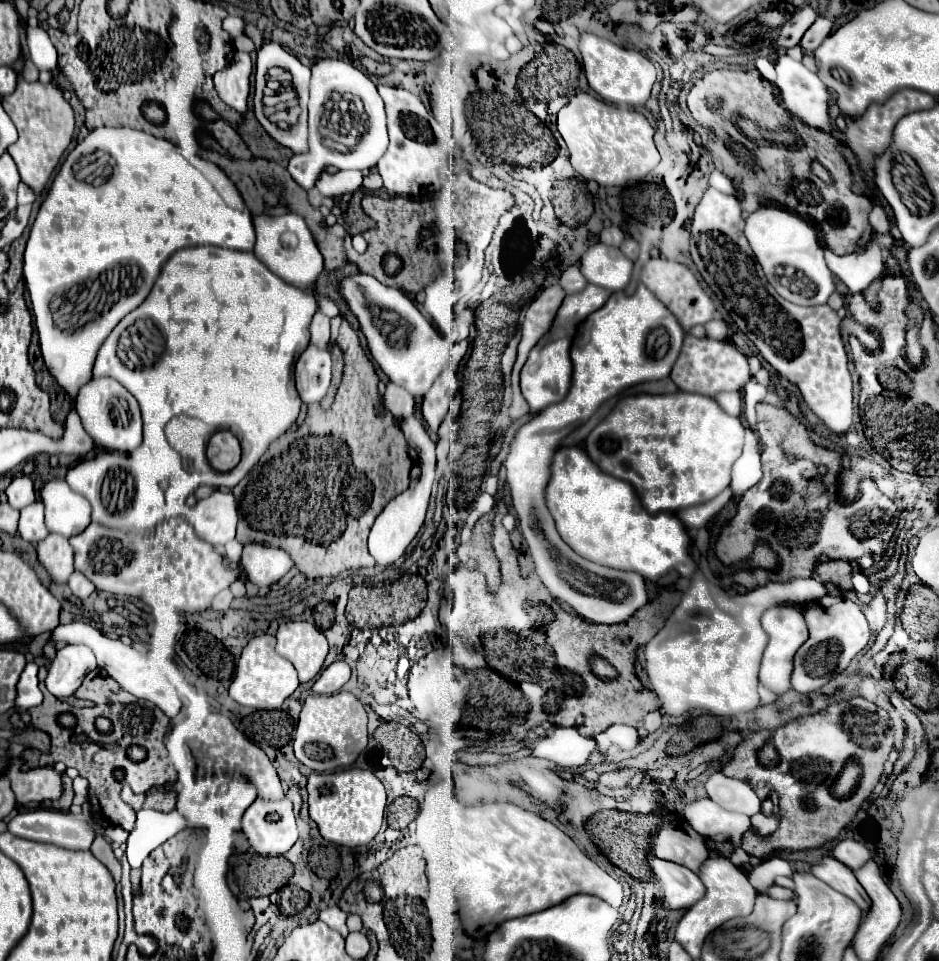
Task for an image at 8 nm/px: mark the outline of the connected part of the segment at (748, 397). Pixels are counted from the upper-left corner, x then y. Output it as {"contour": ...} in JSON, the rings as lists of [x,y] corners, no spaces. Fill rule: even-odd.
{"contour":[[[751,379],[745,389],[743,389],[743,401],[745,401],[745,407],[743,407],[743,413],[745,413],[745,419],[749,423],[751,429],[755,429],[755,405],[767,395],[767,389],[763,385],[759,385],[755,379]]]}

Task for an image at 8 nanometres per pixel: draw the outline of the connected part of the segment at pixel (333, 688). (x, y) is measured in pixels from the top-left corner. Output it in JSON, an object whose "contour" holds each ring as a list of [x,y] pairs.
{"contour":[[[335,661],[313,683],[313,693],[321,693],[321,695],[337,693],[349,681],[349,677],[351,677],[349,665],[345,661]]]}

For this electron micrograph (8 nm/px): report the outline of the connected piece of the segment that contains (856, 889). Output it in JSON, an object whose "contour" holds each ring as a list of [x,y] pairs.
{"contour":[[[825,855],[817,865],[811,867],[811,873],[817,879],[825,881],[827,885],[831,885],[833,889],[837,889],[839,893],[851,897],[867,913],[867,909],[869,909],[869,895],[865,893],[865,889],[857,881],[853,869],[849,869],[847,865],[837,861],[833,855]]]}

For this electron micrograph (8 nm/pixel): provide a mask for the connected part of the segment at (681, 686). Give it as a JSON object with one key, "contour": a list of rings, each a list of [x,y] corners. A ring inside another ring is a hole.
{"contour":[[[693,575],[691,587],[683,591],[665,627],[645,645],[645,669],[661,699],[661,711],[683,715],[689,709],[703,709],[717,717],[733,717],[757,709],[757,675],[767,645],[767,635],[759,623],[763,611],[773,605],[803,605],[827,593],[827,587],[815,579],[793,579],[789,583],[767,583],[745,595],[729,595],[711,585],[705,575]]]}

